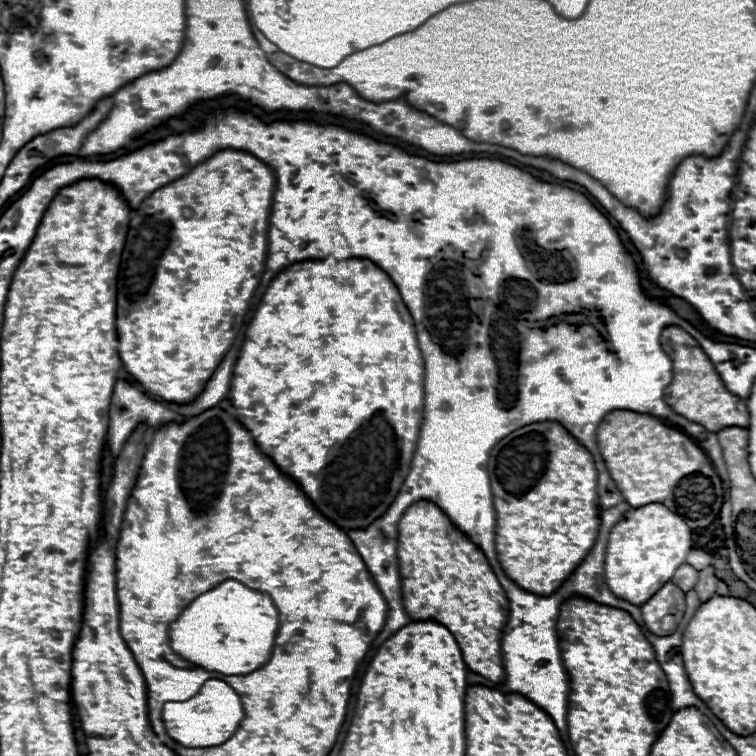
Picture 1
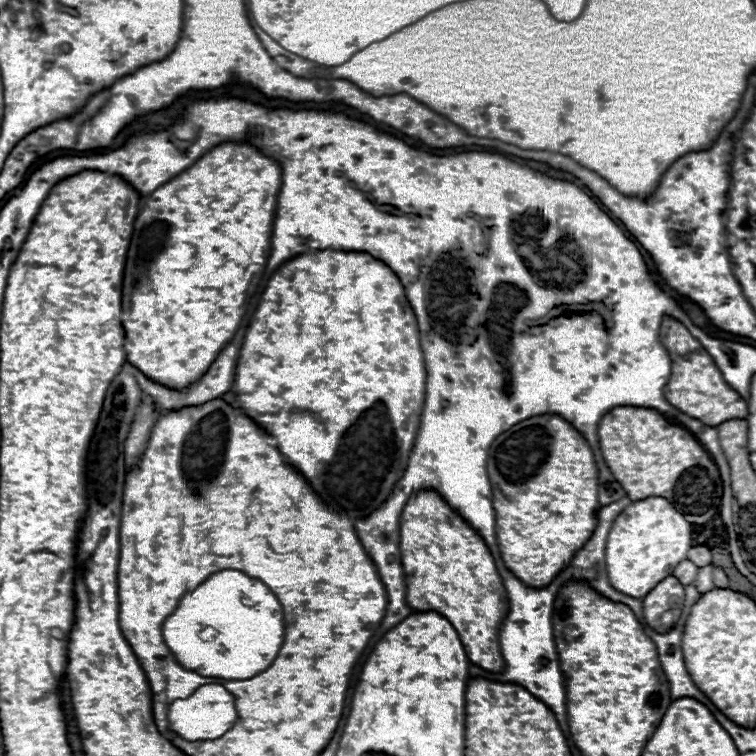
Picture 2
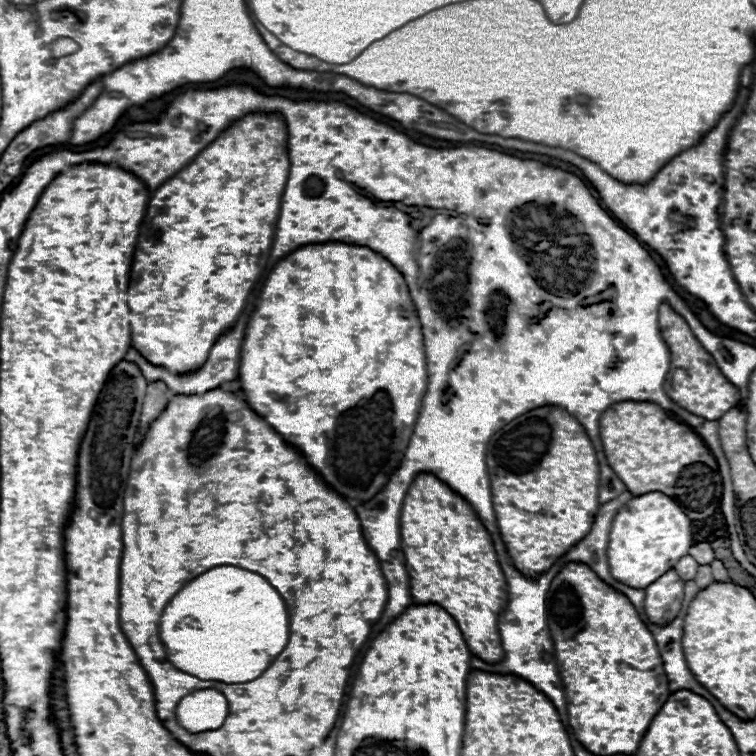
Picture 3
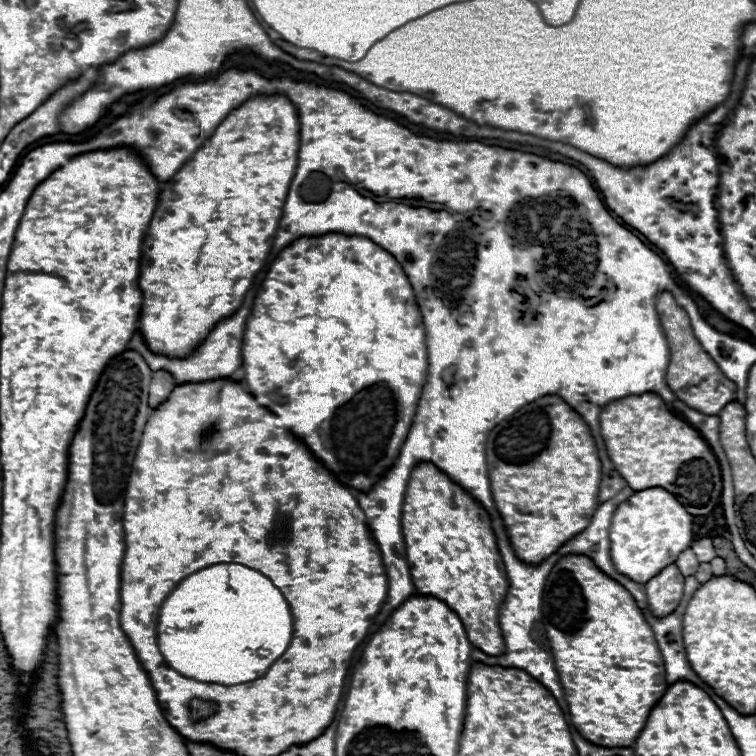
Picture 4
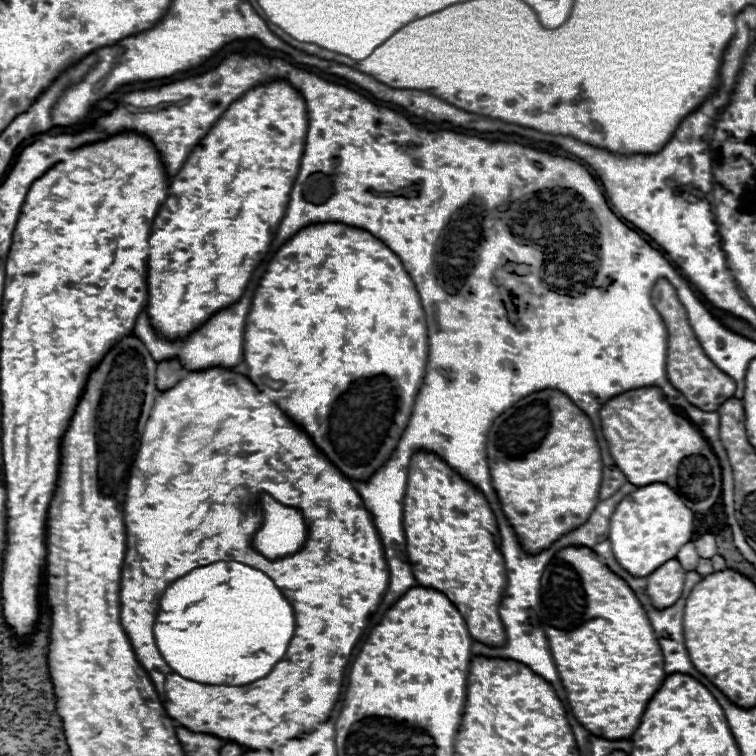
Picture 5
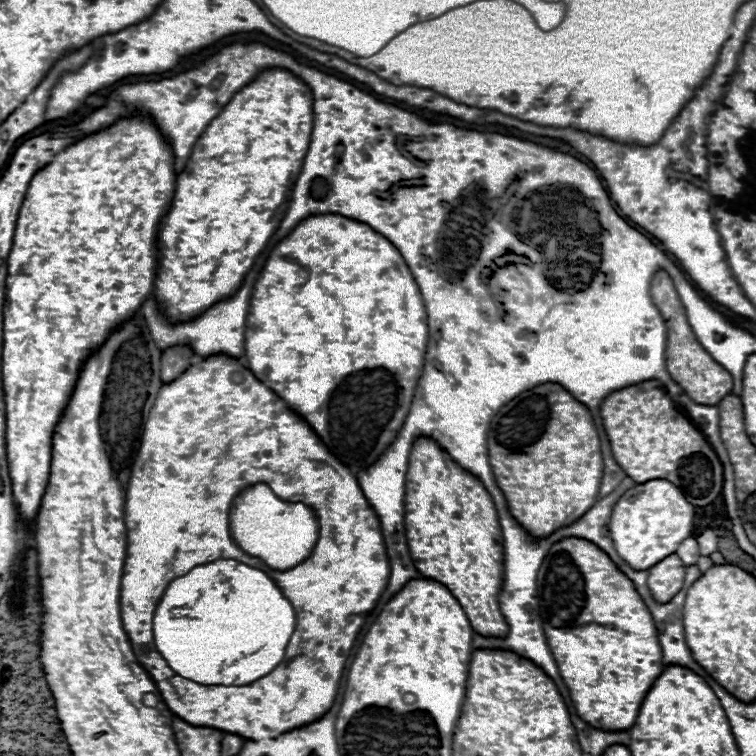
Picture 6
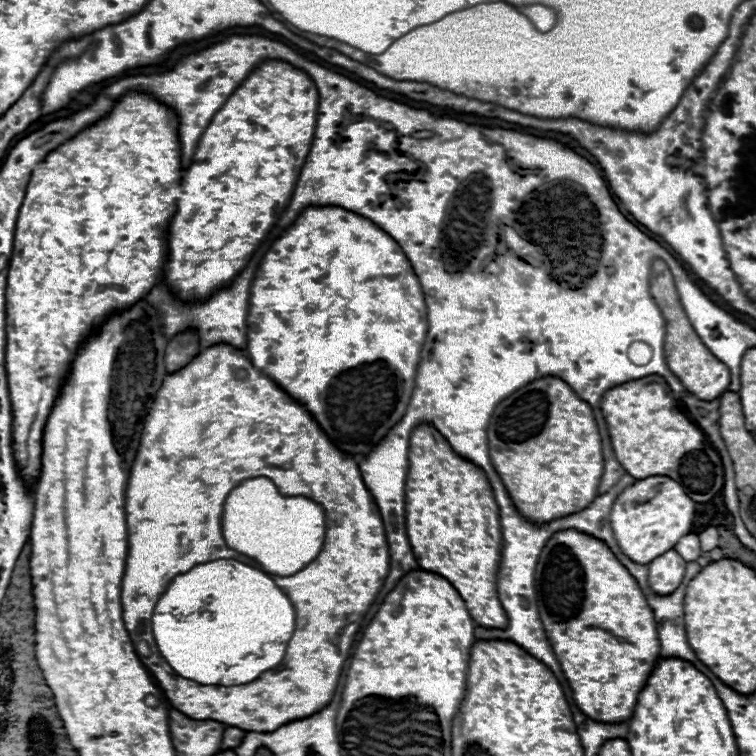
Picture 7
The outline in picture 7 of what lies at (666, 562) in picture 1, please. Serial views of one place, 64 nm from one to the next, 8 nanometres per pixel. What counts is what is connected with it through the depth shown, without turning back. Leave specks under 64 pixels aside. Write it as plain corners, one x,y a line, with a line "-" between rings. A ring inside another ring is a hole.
648,476
626,486
610,512
610,526
622,552
638,564
648,564
660,554
672,550
692,528
694,500
688,498
682,484
668,476

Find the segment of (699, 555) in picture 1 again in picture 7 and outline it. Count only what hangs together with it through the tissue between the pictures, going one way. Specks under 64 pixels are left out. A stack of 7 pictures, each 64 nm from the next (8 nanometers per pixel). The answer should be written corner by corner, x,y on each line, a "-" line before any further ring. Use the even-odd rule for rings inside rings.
710,526
700,534
700,548
704,552
708,552
708,550
712,550
716,546
718,546
718,530
714,526

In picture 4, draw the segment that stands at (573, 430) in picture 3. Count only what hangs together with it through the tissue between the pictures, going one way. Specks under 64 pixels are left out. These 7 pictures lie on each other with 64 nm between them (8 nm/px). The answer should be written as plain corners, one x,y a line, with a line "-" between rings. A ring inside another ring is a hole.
542,396
540,400
532,400
532,404
526,404
516,416
510,416
508,420
502,420
496,428
492,428
492,432
488,434
488,442
486,442
486,460
488,460
488,472
490,472
490,482
492,482
492,492
494,492
494,502
496,508
506,524
506,532
512,540
512,548
516,548
516,556
520,560
524,560
526,564
540,564
546,556
550,556
552,552
556,552
556,548
560,548
564,544
564,540
570,540
572,536
580,534
592,520
592,514
598,508
598,488
600,488
600,476
602,476
602,464
598,458
598,450
596,450
596,442
594,436
588,428
588,424
584,422
582,416
578,416
578,412
574,408
570,408
560,396

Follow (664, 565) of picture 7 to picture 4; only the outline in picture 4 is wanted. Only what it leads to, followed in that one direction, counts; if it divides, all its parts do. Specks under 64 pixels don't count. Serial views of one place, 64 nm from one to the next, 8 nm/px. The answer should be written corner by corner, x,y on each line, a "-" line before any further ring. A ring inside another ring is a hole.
668,564
660,576
654,576
646,584
648,606
656,616
670,614
680,602
680,570
676,564

